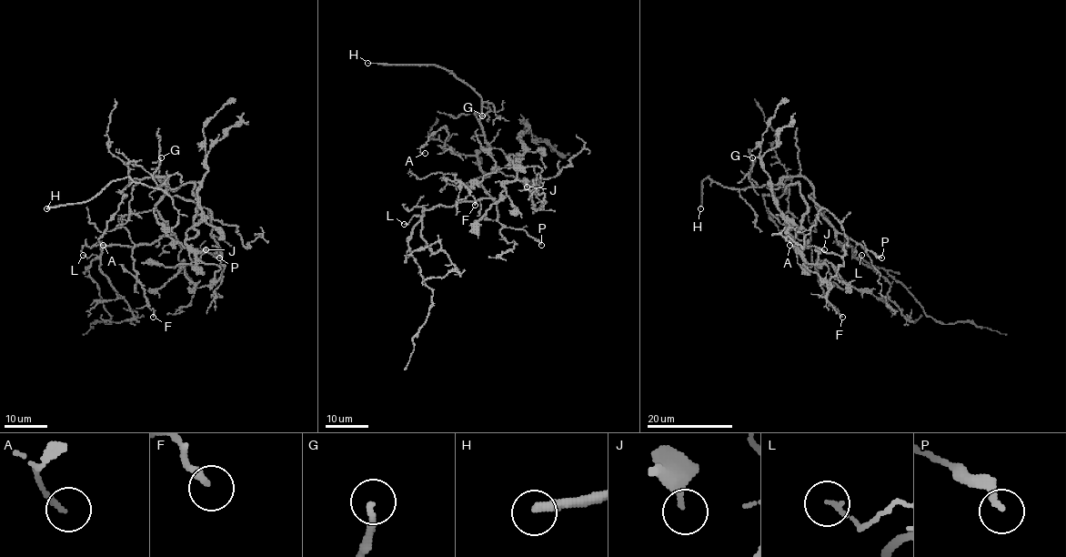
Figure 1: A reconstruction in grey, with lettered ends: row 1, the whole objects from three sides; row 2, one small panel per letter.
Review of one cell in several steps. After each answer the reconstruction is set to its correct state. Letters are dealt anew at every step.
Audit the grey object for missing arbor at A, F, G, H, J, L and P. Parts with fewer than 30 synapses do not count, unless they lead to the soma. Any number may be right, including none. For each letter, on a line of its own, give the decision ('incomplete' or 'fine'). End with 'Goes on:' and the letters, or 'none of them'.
A: fine
F: fine
G: incomplete
H: incomplete
J: fine
L: fine
P: fine
Goes on: G, H

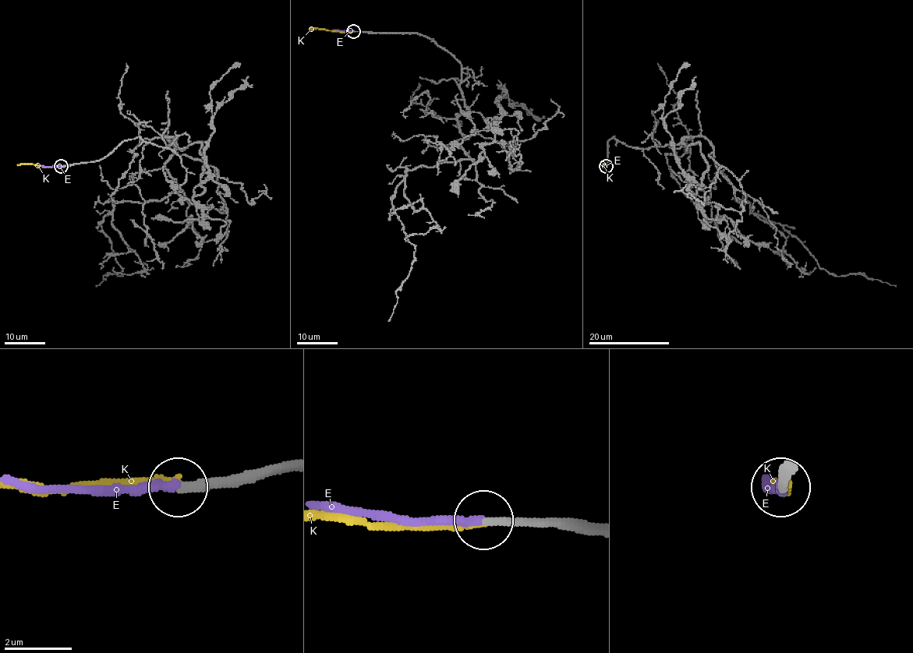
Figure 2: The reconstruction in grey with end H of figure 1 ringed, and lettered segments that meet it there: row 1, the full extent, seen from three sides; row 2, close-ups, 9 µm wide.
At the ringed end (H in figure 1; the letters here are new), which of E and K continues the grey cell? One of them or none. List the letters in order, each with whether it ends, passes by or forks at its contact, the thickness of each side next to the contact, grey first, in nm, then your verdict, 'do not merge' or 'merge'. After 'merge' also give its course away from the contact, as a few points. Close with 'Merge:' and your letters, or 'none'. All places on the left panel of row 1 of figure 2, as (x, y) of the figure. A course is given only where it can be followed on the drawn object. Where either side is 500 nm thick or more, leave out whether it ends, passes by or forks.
E: it ends | 240/280 nm | merge | via (61, 166), (40, 165)
K: it ends | 240/180 nm | do not merge
Merge: E

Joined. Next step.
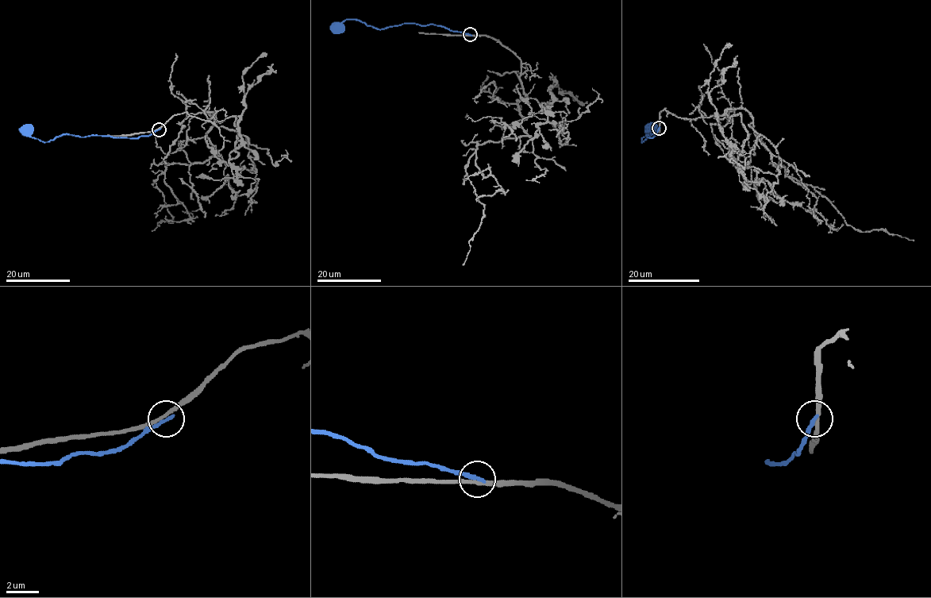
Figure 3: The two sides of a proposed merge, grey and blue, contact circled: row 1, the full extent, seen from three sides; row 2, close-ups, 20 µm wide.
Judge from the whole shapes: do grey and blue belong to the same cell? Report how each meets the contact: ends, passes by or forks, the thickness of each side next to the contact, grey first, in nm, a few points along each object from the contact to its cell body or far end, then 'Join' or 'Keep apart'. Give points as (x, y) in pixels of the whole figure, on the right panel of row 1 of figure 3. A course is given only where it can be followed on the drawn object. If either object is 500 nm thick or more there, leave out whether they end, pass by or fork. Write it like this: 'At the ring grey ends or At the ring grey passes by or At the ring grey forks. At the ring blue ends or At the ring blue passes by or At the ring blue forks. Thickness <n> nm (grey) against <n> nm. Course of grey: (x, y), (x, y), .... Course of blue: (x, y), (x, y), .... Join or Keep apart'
At the ring grey passes by. At the ring blue ends. Thickness 200 nm (grey) against 240 nm. Course of grey: (659, 128), (664, 109), (687, 119), (744, 109), (774, 165), (812, 187), (848, 225), (913, 241). Course of blue: (659, 128), (652, 137), (648, 137), (647, 135), (649, 136), (652, 133), (642, 142), (642, 138), (651, 130). Keep apart

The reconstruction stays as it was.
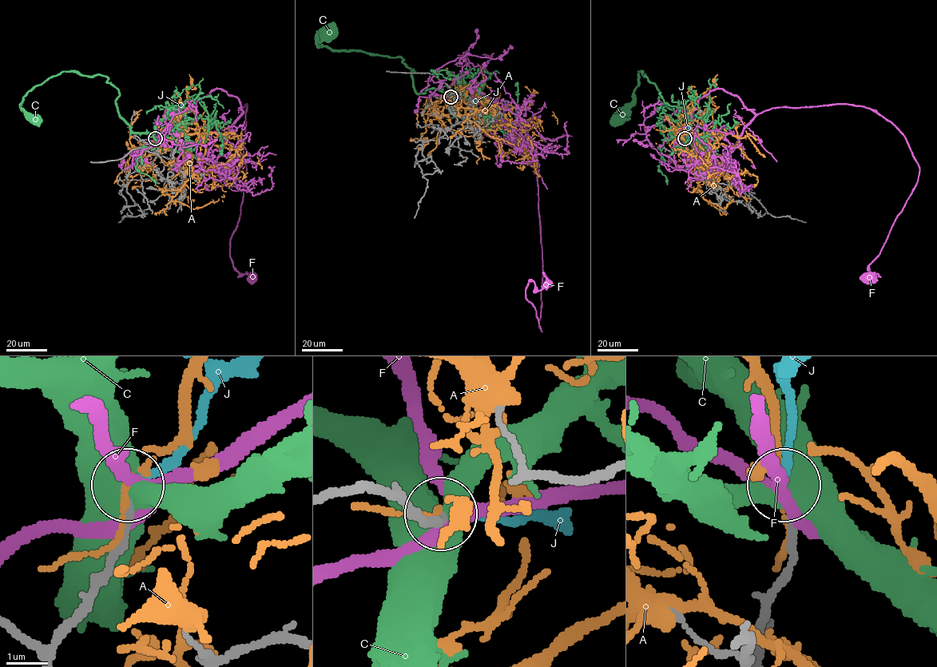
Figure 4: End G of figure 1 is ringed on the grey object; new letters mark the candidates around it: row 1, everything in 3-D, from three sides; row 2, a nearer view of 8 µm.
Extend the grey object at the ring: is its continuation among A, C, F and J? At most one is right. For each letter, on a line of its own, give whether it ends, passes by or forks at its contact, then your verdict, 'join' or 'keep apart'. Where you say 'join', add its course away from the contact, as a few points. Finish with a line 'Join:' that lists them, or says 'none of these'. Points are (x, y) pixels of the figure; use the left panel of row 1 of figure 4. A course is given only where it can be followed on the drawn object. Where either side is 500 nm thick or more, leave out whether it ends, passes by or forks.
A: it passes by; keep apart
C: keep apart
F: it passes by; keep apart
J: it ends there; join; it runs (156, 138), (177, 121), (182, 114), (182, 104)
Join: J

